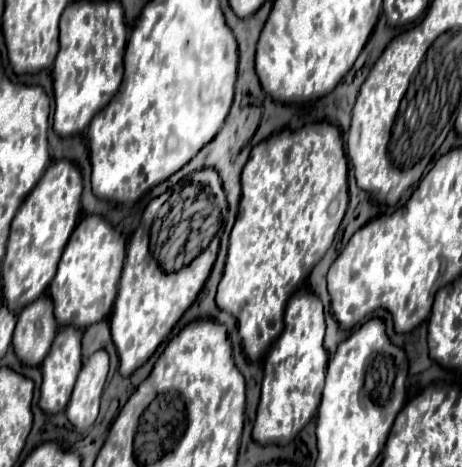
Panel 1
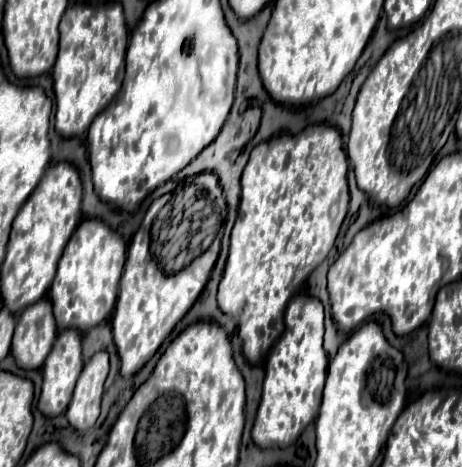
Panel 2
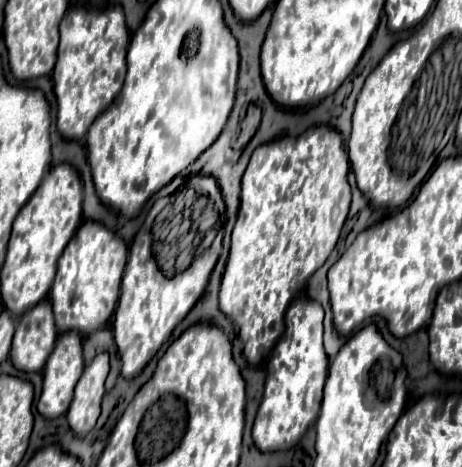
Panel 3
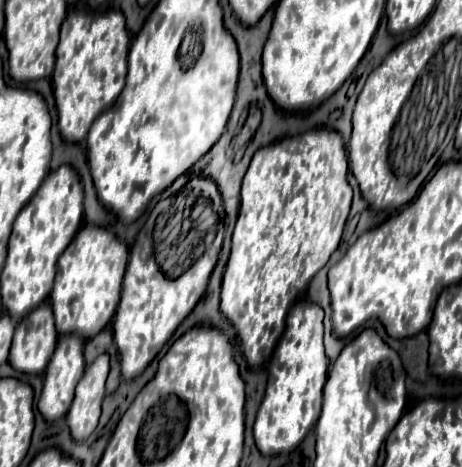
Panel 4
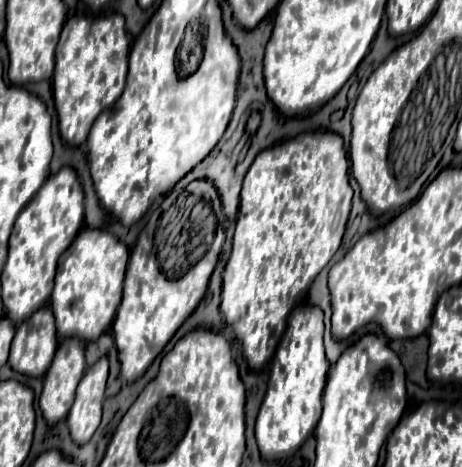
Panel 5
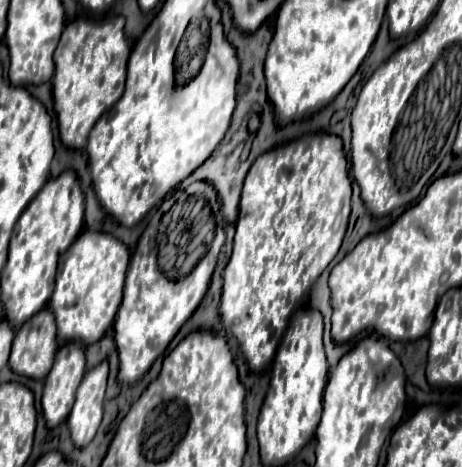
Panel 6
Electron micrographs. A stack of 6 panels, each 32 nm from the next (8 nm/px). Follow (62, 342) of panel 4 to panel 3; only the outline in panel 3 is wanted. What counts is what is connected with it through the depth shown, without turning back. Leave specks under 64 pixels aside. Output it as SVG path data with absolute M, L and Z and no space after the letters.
M62 332L58 334L56 340L56 348L52 350L52 356L48 356L48 364L44 366L44 386L42 386L42 396L38 400L38 412L44 418L58 418L62 414L66 414L70 402L72 402L72 394L74 394L74 386L80 378L84 370L84 360L82 360L82 336L78 332Z

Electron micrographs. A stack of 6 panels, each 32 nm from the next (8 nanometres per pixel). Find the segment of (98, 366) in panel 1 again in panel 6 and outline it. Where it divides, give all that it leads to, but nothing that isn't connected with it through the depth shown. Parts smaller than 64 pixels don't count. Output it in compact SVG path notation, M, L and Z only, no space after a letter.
M102 360L98 366L86 372L84 380L78 386L74 408L68 416L68 428L72 442L82 448L90 444L100 422L102 422L102 404L108 378L108 362Z

